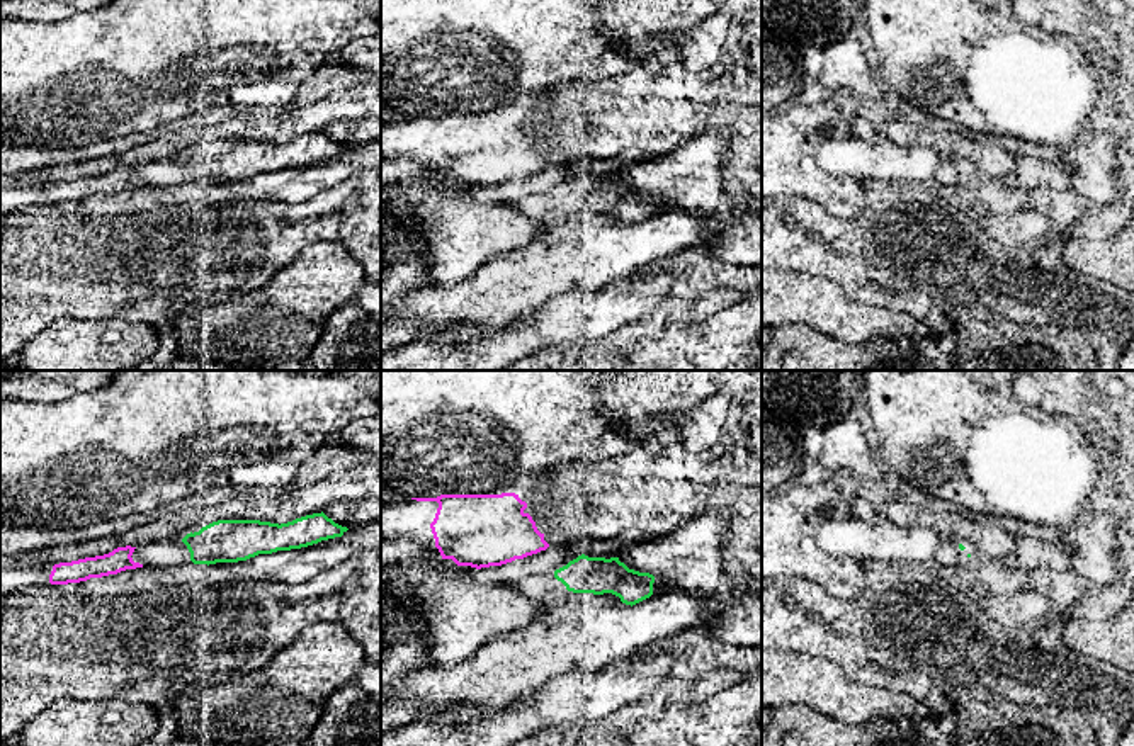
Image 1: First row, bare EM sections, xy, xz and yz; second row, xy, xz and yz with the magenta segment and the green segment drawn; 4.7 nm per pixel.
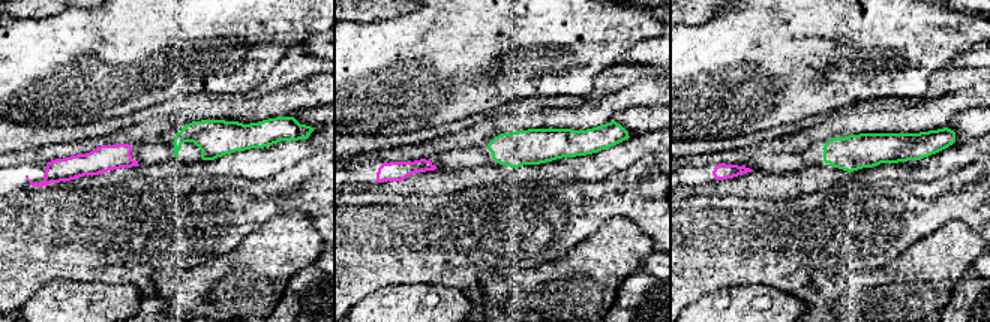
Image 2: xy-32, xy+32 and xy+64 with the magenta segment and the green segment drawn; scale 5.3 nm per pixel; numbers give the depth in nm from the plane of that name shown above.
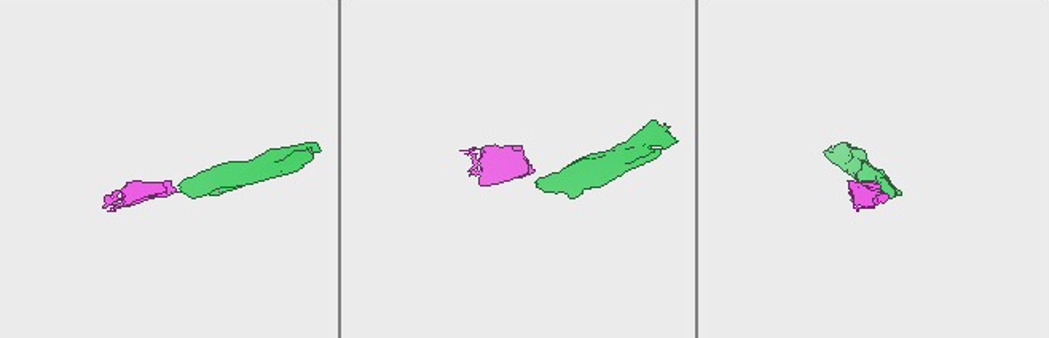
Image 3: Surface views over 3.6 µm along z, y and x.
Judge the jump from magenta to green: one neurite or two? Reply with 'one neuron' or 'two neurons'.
two neurons

